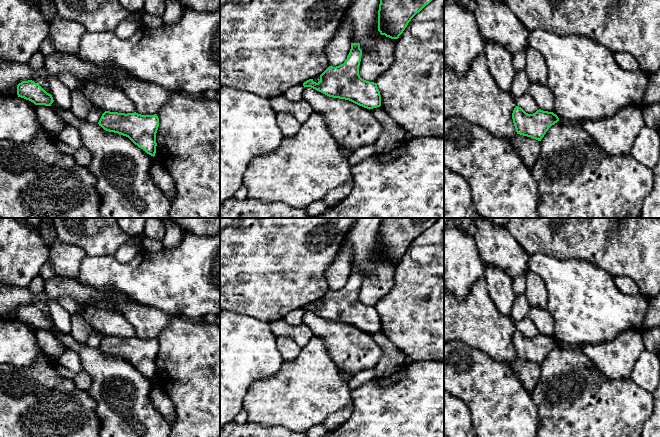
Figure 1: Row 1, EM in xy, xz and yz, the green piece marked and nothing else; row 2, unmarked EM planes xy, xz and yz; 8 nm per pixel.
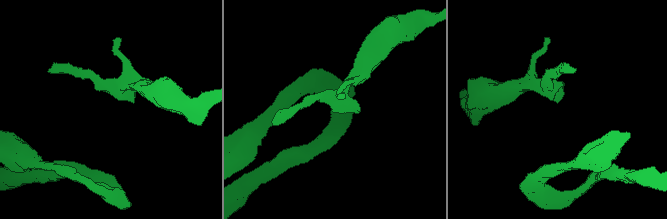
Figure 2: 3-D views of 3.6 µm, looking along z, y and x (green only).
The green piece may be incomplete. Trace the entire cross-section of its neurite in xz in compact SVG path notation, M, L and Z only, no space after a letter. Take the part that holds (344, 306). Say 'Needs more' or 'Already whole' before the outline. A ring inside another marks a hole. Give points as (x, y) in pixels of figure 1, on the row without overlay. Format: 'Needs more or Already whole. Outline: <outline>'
Already whole. Outline: M351 267L345 286L339 290L329 290L321 299L318 307L309 303L304 311L311 311L329 321L349 324L367 333L381 330L381 319L374 306L362 303L359 290L362 274L359 267Z

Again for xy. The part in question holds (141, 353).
Already whole. Outline: M105 335L99 346L104 354L128 361L135 369L147 378L155 380L156 357L159 351L159 342L154 339L134 337L118 337Z

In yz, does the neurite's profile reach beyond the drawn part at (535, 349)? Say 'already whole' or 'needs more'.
already whole

